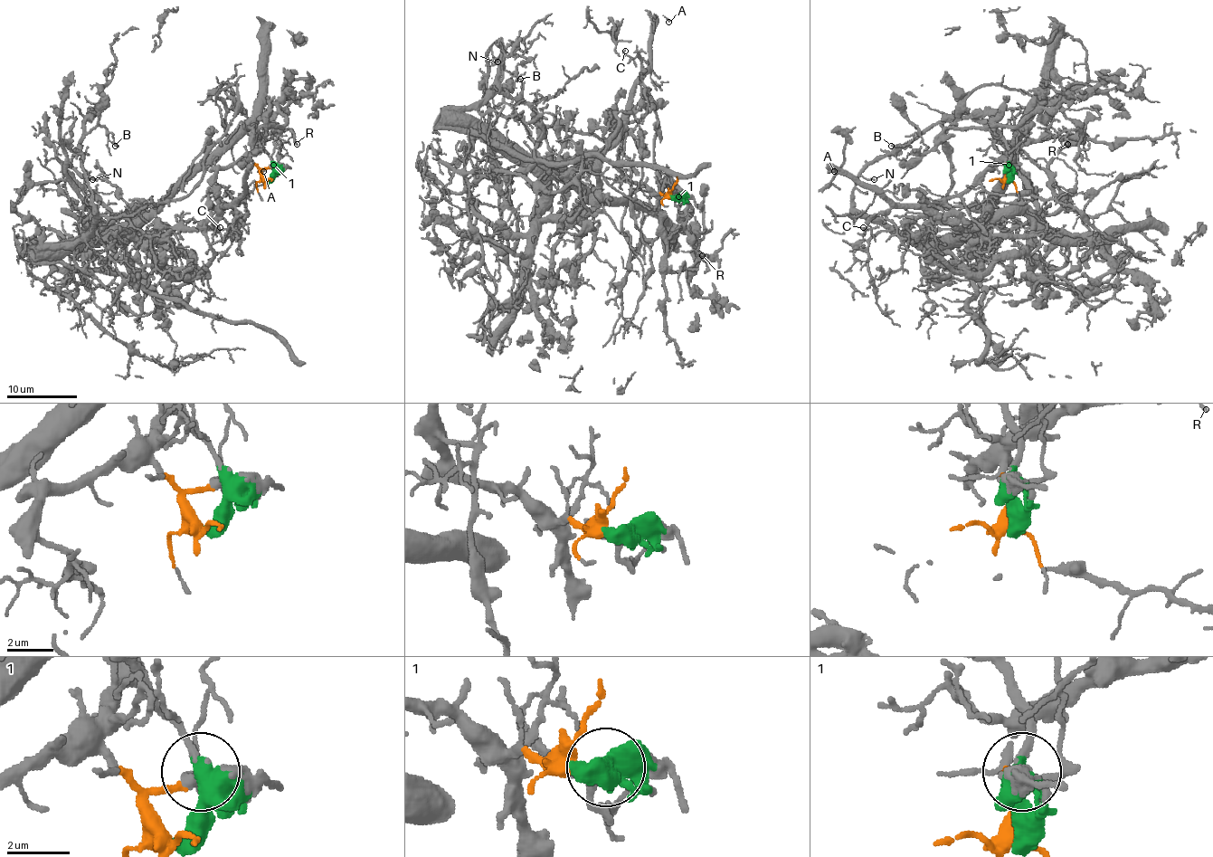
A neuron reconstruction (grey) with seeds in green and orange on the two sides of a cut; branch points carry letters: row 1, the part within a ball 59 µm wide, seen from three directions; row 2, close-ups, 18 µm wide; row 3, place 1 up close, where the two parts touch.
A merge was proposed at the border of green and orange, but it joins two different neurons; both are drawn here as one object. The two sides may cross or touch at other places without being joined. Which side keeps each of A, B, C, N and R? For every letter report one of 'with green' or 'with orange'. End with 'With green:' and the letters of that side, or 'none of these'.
A: with orange
B: with green
C: with orange
N: with green
R: with orange
With green: B, N

